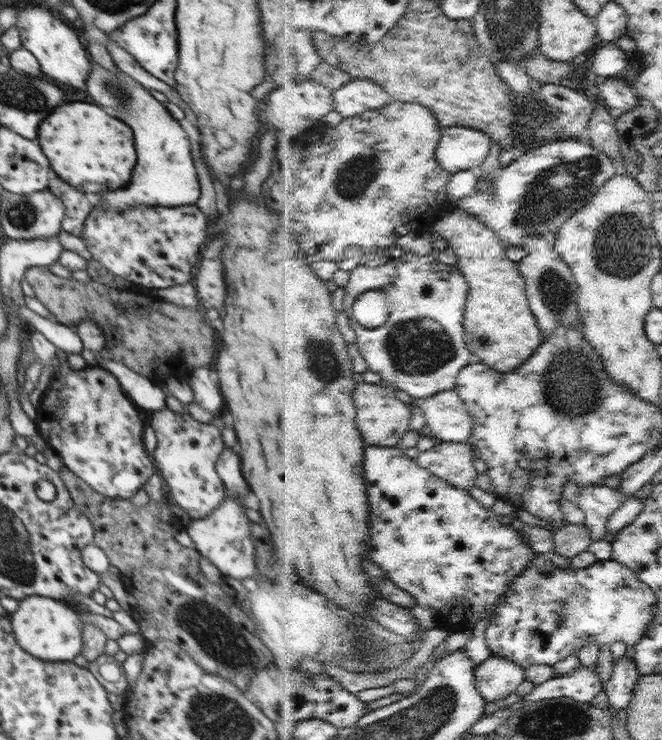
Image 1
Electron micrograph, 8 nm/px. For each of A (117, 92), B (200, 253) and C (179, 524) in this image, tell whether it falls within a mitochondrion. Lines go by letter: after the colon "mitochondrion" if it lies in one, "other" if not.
A: mitochondrion
B: other
C: other

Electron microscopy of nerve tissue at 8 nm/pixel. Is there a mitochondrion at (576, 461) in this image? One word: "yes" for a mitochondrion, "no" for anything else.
no

